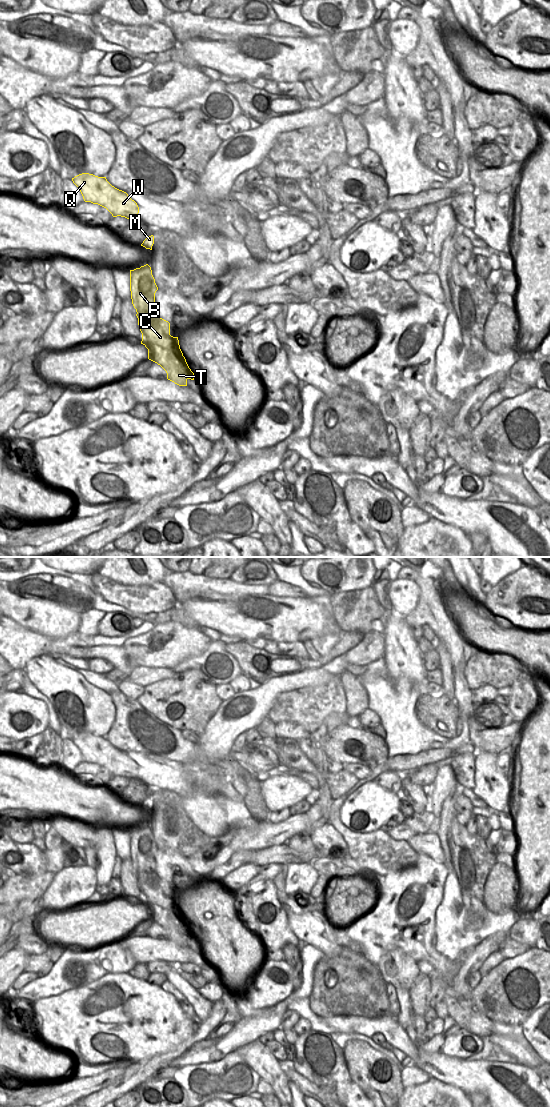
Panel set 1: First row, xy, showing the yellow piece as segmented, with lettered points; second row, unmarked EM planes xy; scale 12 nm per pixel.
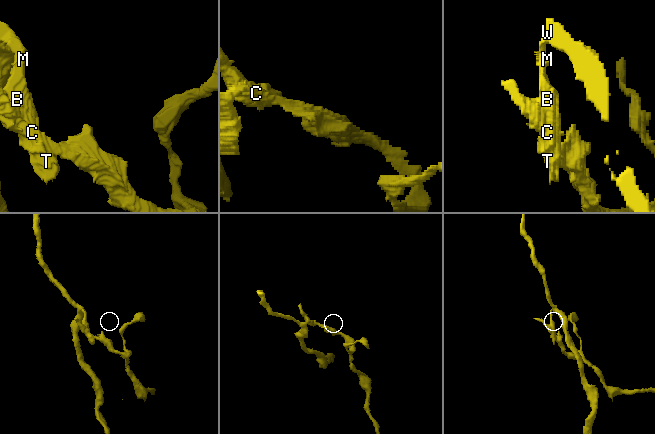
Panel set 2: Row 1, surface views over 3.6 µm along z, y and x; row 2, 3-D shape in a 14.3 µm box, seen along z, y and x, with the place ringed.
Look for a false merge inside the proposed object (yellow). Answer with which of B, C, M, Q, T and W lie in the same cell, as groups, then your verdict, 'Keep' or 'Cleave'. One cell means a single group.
Groups: B M Q T W / C. Cleave.

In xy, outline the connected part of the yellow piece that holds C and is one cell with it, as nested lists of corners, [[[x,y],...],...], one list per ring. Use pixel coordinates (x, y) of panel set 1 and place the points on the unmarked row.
[[[139,872],[139,889],[142,897],[146,897],[154,905],[171,910],[177,918],[183,918],[178,897],[170,895],[170,883],[160,878],[155,872]]]

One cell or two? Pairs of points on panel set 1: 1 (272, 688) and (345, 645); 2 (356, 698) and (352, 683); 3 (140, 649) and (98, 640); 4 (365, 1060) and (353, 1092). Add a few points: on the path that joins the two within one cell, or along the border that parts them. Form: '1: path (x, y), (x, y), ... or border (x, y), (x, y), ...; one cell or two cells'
1: border (320, 668), (307, 668), (280, 676); two cells
2: path (356, 694), (353, 687); one cell
3: border (143, 634), (129, 637), (122, 645); two cells
4: border (352, 1081), (367, 1096); two cells

